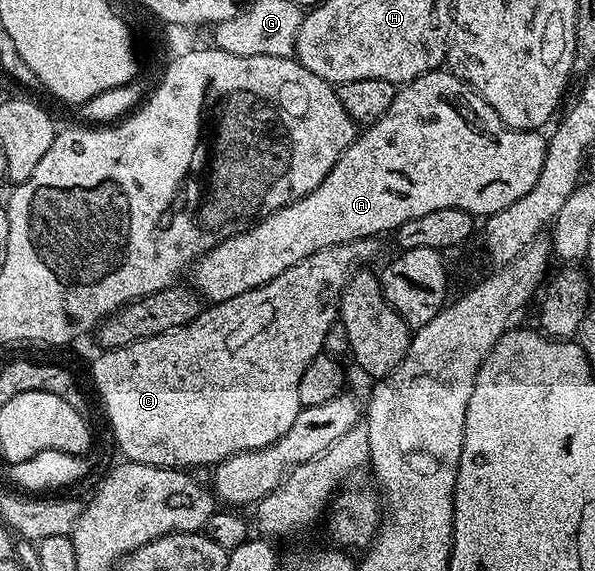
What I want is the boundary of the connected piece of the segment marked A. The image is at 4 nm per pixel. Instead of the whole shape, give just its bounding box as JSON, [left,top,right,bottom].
[191,69,546,304]

